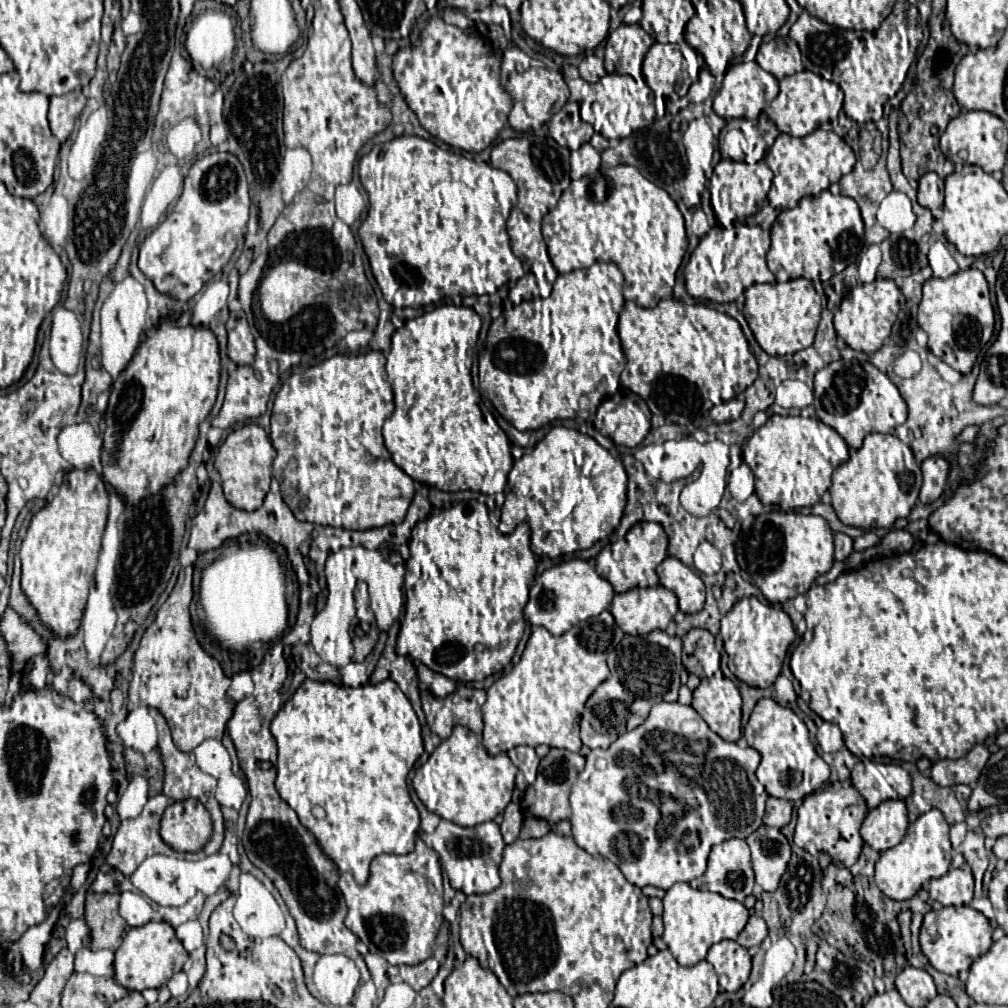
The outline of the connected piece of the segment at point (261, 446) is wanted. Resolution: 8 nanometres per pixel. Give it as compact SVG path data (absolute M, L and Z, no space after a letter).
M247 424L239 430L233 430L219 448L215 458L215 468L221 474L221 486L225 498L241 510L257 510L271 484L271 464L275 458L275 448L267 436L267 432L259 424Z

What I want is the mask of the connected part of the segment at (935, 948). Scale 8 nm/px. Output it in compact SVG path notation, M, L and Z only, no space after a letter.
M949 906L939 912L929 912L923 918L921 926L921 950L929 958L931 966L943 974L957 976L959 972L967 972L977 960L977 956L983 956L991 948L991 926L989 920L973 910L971 906Z

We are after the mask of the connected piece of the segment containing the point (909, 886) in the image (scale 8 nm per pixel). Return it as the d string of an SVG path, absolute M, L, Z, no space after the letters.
M937 808L921 814L907 828L907 836L897 846L885 850L875 864L875 884L889 896L891 900L909 900L913 898L923 884L933 878L945 876L951 868L951 840L949 840L949 824L941 816Z

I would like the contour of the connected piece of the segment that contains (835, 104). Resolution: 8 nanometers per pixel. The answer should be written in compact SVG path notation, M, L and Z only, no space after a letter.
M803 70L793 76L785 76L779 86L779 96L767 108L767 116L777 124L779 132L803 138L817 128L829 130L833 127L832 122L838 118L844 100L844 94L837 84L809 70Z

